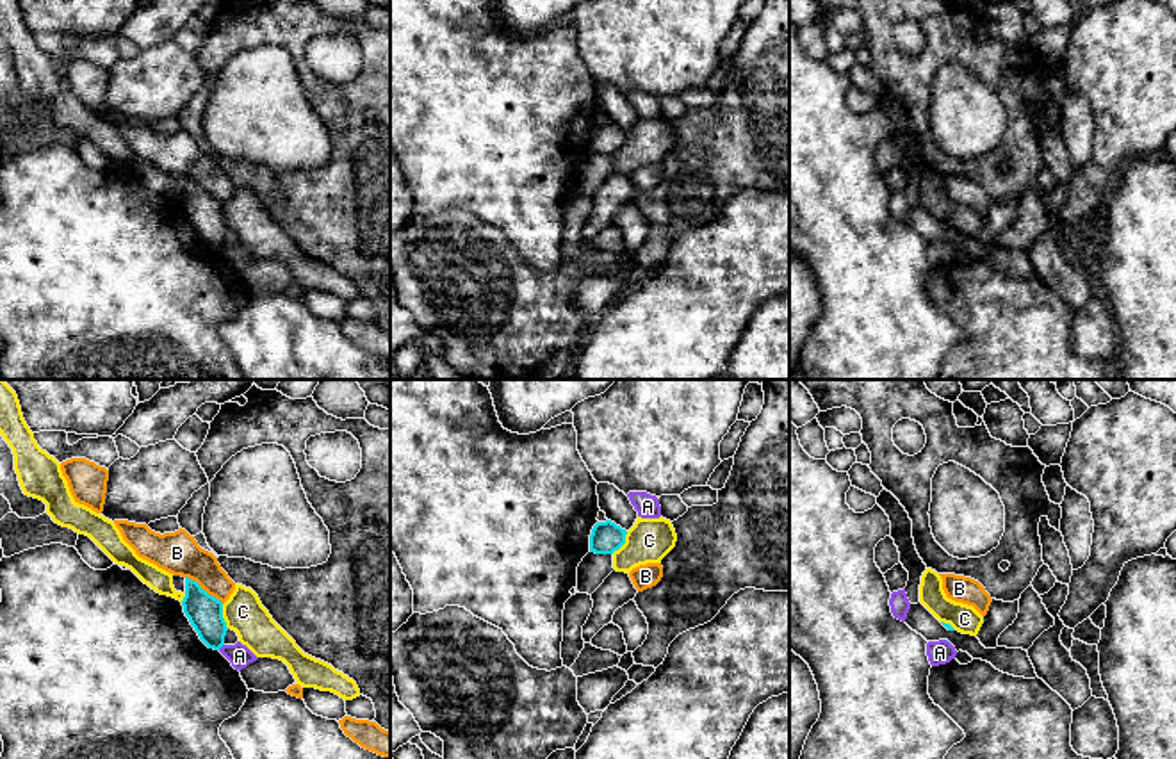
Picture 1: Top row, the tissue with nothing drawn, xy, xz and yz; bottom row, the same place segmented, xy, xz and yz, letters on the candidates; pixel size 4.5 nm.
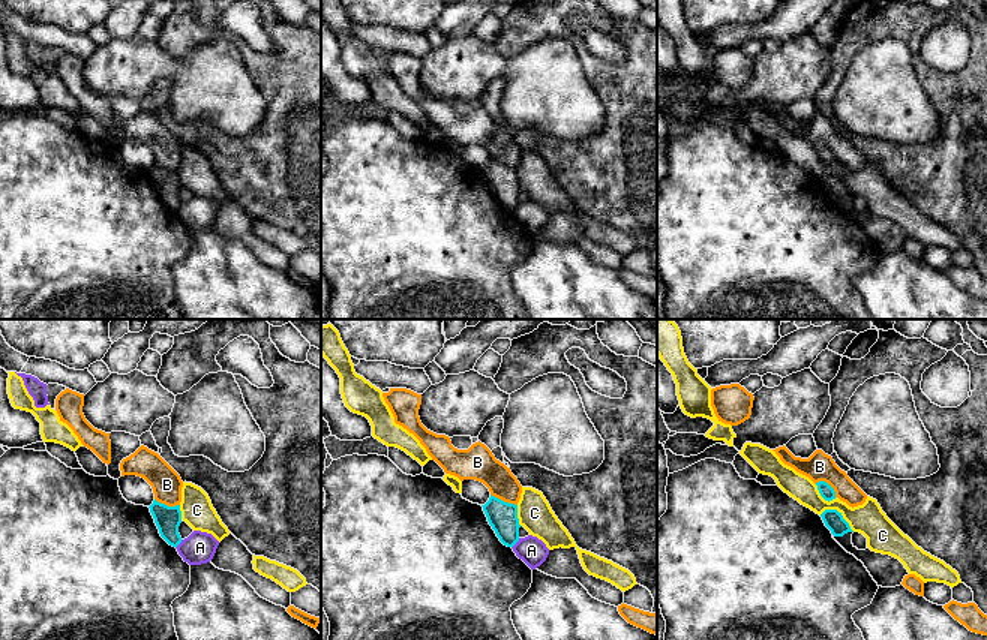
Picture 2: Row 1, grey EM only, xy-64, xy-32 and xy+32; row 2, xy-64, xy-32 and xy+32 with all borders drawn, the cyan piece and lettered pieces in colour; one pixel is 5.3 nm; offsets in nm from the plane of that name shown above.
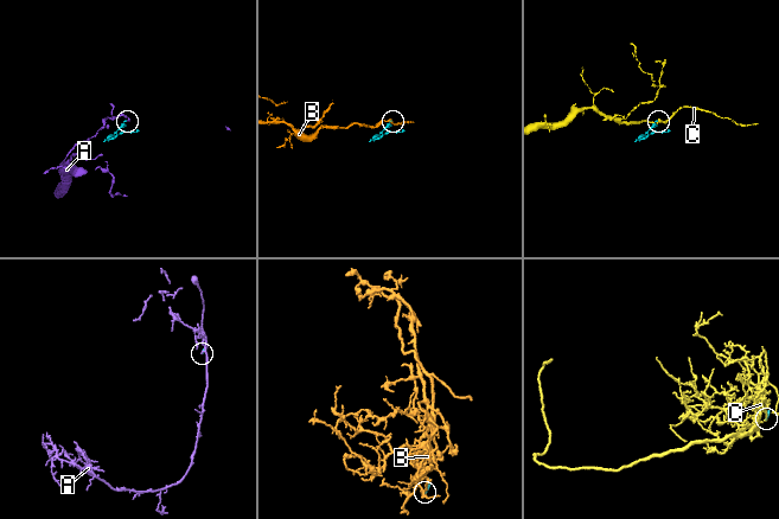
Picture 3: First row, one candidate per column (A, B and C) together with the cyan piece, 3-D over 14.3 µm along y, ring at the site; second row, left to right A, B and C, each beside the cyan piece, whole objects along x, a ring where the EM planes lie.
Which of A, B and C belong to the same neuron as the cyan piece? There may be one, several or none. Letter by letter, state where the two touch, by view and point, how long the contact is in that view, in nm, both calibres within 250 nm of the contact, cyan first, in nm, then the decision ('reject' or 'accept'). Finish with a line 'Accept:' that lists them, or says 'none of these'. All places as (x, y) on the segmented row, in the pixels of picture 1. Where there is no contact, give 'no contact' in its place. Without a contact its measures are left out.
A: contact xy (220, 647); length 40 nm; calibres 160 and 100 nm; reject
B: contact xy (204, 590); length 220 nm; calibres 160 and 190 nm; reject
C: contact xy (221, 617); length 120 nm; calibres 160 and 180 nm; reject
Accept: none of these

